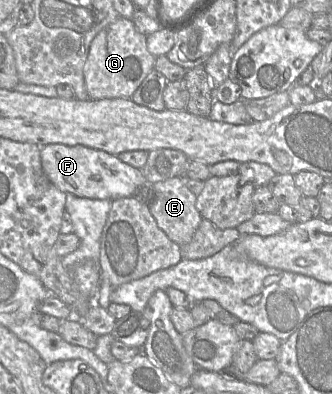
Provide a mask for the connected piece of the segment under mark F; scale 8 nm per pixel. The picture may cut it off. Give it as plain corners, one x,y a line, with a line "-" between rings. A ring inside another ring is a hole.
47,144
40,148
40,159
44,173
55,186
64,193
71,193
78,197
115,200
132,196
137,188
147,183
141,169
122,162
117,155
84,145

